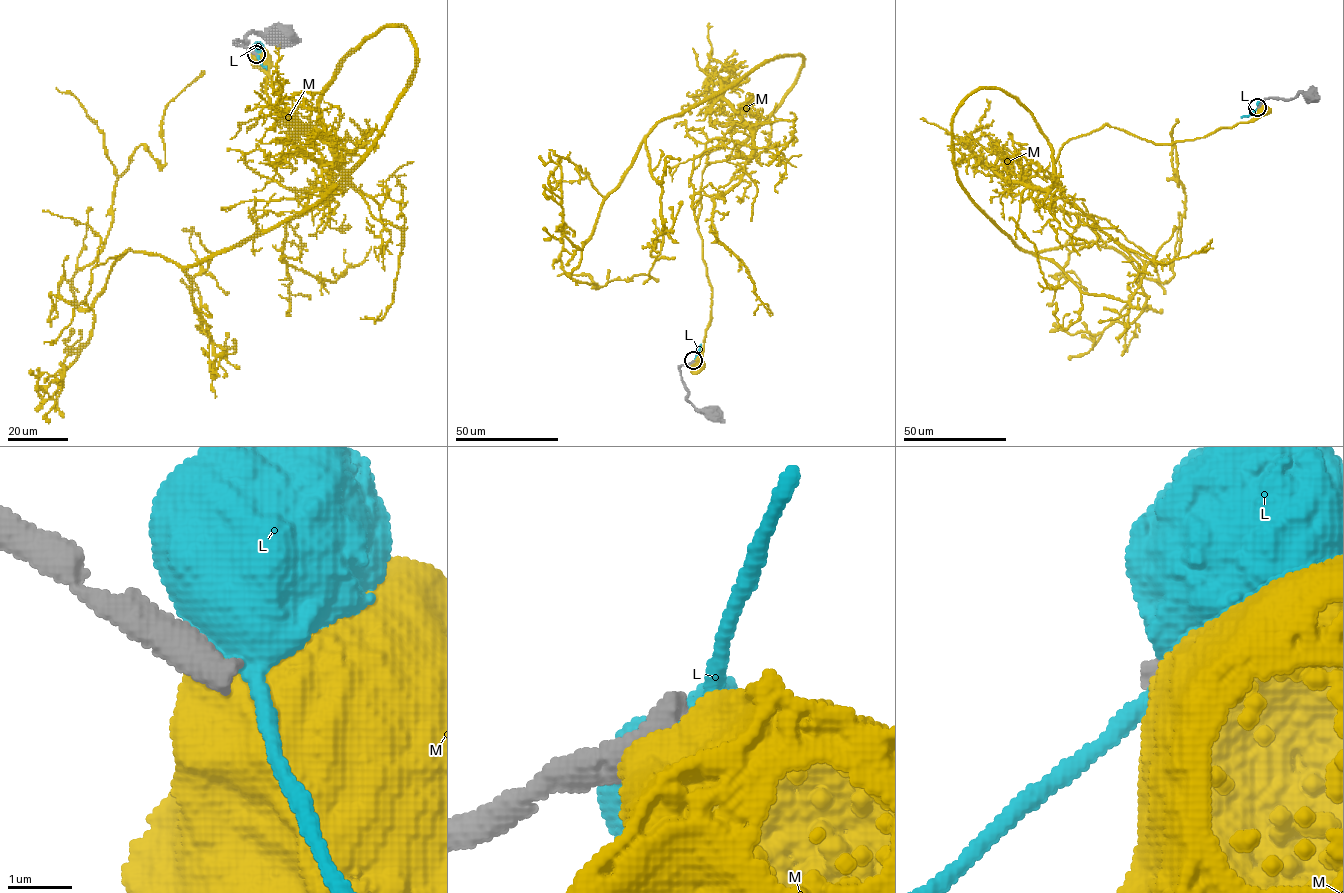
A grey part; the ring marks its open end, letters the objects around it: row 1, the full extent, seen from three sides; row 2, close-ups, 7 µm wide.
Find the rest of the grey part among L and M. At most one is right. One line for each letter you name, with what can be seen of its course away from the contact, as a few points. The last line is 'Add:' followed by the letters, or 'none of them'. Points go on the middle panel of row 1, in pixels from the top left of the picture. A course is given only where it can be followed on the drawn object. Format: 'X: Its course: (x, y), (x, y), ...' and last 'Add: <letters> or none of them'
Add: none of them

